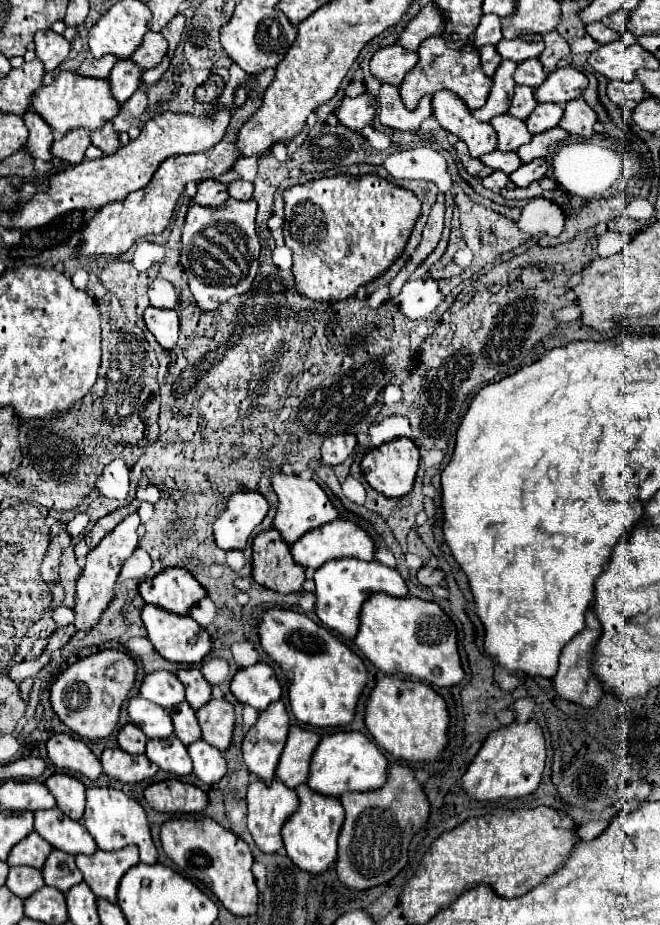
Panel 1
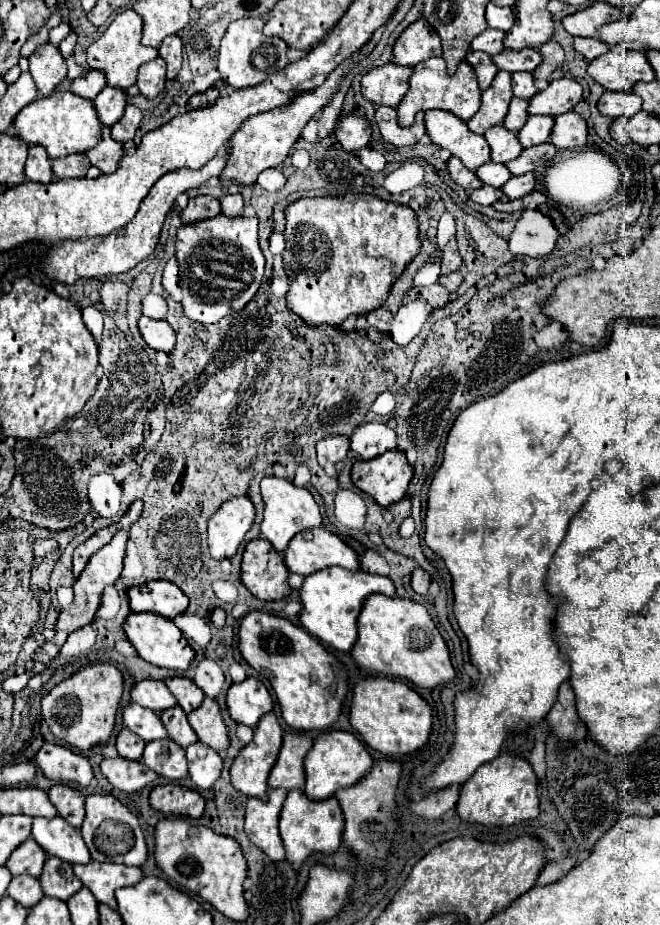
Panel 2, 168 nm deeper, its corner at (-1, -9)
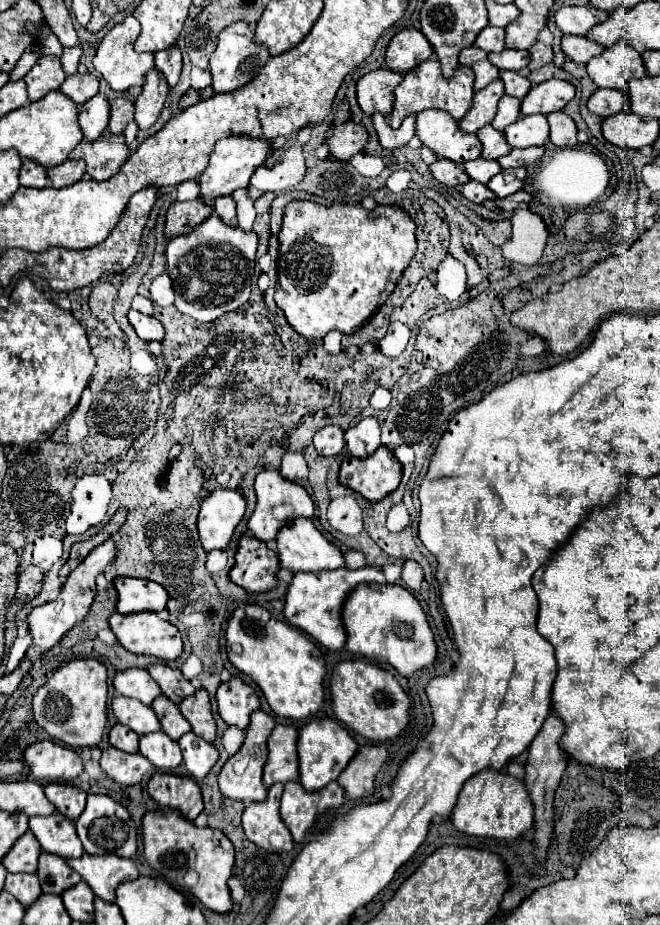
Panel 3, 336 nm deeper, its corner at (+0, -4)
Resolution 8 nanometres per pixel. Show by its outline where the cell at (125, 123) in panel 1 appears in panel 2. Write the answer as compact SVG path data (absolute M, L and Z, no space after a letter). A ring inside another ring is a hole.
M128 104L124 116L112 126L112 138L116 142L128 142L128 140L132 140L136 128L140 124L140 120L142 120L142 112L136 106Z

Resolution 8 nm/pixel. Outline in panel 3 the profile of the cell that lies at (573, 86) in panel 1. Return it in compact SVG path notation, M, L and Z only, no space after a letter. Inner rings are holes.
M549 79L531 87L531 91L521 101L521 113L549 115L553 111L561 111L573 97L575 97L575 87L571 83Z

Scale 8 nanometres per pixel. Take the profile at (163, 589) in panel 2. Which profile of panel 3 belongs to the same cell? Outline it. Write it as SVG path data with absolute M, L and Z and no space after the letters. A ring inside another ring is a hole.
M115 577L113 581L117 589L117 611L121 615L131 615L139 611L163 611L169 595L155 581L147 579L131 579L131 577Z

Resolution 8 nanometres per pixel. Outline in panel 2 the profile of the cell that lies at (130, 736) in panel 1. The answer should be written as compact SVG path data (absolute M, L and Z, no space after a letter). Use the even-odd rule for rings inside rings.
M122 728L122 732L116 738L118 754L122 758L128 758L128 760L142 760L144 746L146 746L146 742L140 736L132 734L128 728Z

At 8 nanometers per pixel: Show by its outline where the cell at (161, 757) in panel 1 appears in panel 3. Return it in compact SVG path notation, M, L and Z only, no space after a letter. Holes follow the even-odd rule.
M165 731L143 735L139 741L139 753L147 757L159 771L171 771L183 761L179 743L173 741Z

